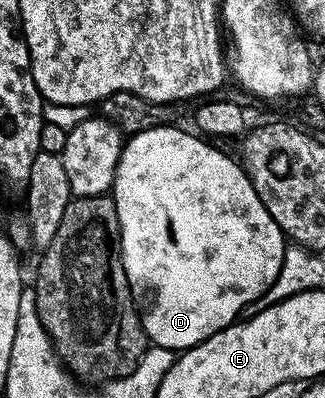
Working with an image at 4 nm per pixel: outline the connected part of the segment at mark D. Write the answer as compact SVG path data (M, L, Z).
M162 126L155 130L143 130L139 134L128 137L121 145L119 166L115 170L115 182L111 195L115 202L115 210L119 214L121 227L121 261L123 270L127 274L129 288L133 292L133 299L137 311L141 314L141 325L145 327L145 335L158 348L171 348L184 350L194 348L199 342L211 338L219 330L228 328L242 315L248 304L260 301L265 292L279 278L279 270L283 266L283 254L287 247L287 237L281 228L267 214L267 206L259 202L259 194L255 194L255 186L251 186L249 175L236 159L233 160L225 152L212 148L208 139L194 134L192 131L184 132L181 126Z

